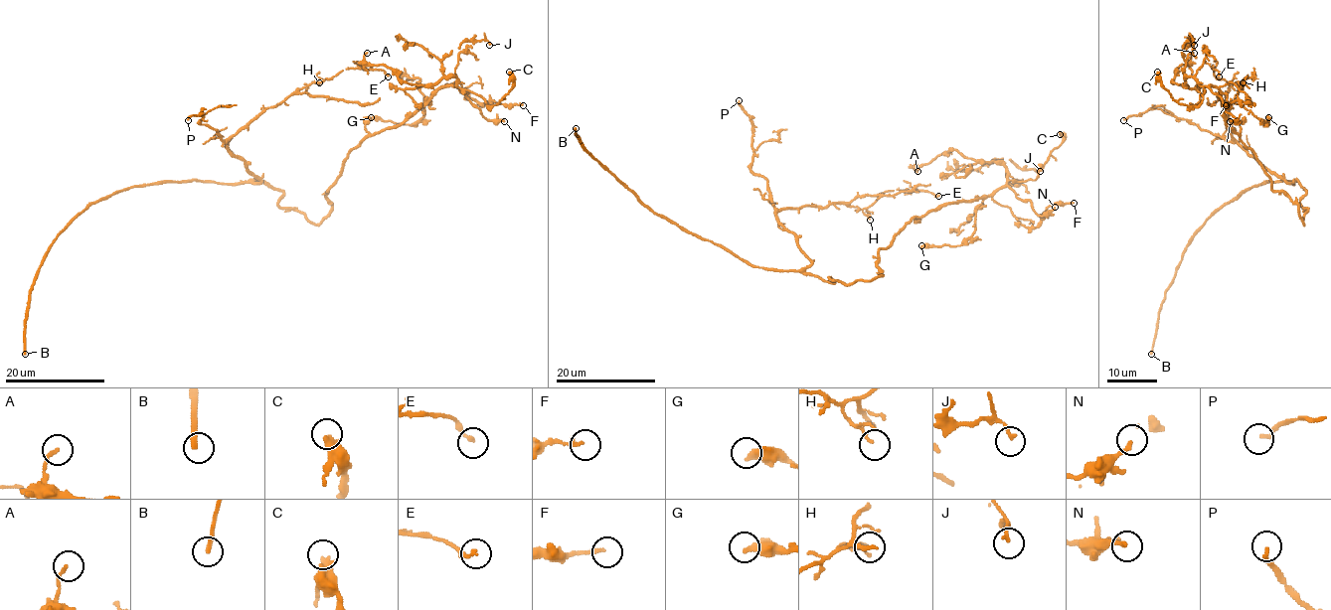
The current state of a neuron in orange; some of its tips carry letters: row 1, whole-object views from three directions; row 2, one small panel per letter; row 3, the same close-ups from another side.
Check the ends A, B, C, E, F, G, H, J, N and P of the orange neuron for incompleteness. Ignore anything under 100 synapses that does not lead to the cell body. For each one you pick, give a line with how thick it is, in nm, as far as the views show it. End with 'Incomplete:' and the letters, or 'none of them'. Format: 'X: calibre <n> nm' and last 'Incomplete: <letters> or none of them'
B: calibre 240 nm
Incomplete: B

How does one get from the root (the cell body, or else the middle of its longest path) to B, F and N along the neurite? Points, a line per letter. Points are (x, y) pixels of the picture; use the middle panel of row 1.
B: (830, 278), (834, 283), (812, 274), (752, 266), (682, 230), (653, 213), (599, 163), (579, 140), (576, 128)
F: (830, 278), (879, 276), (879, 250), (915, 217), (950, 203), (990, 196), (1026, 227), (1053, 205), (1074, 203)
N: (830, 278), (852, 284), (879, 276), (879, 250), (915, 217), (950, 203), (1009, 187), (1039, 216), (1055, 207)

